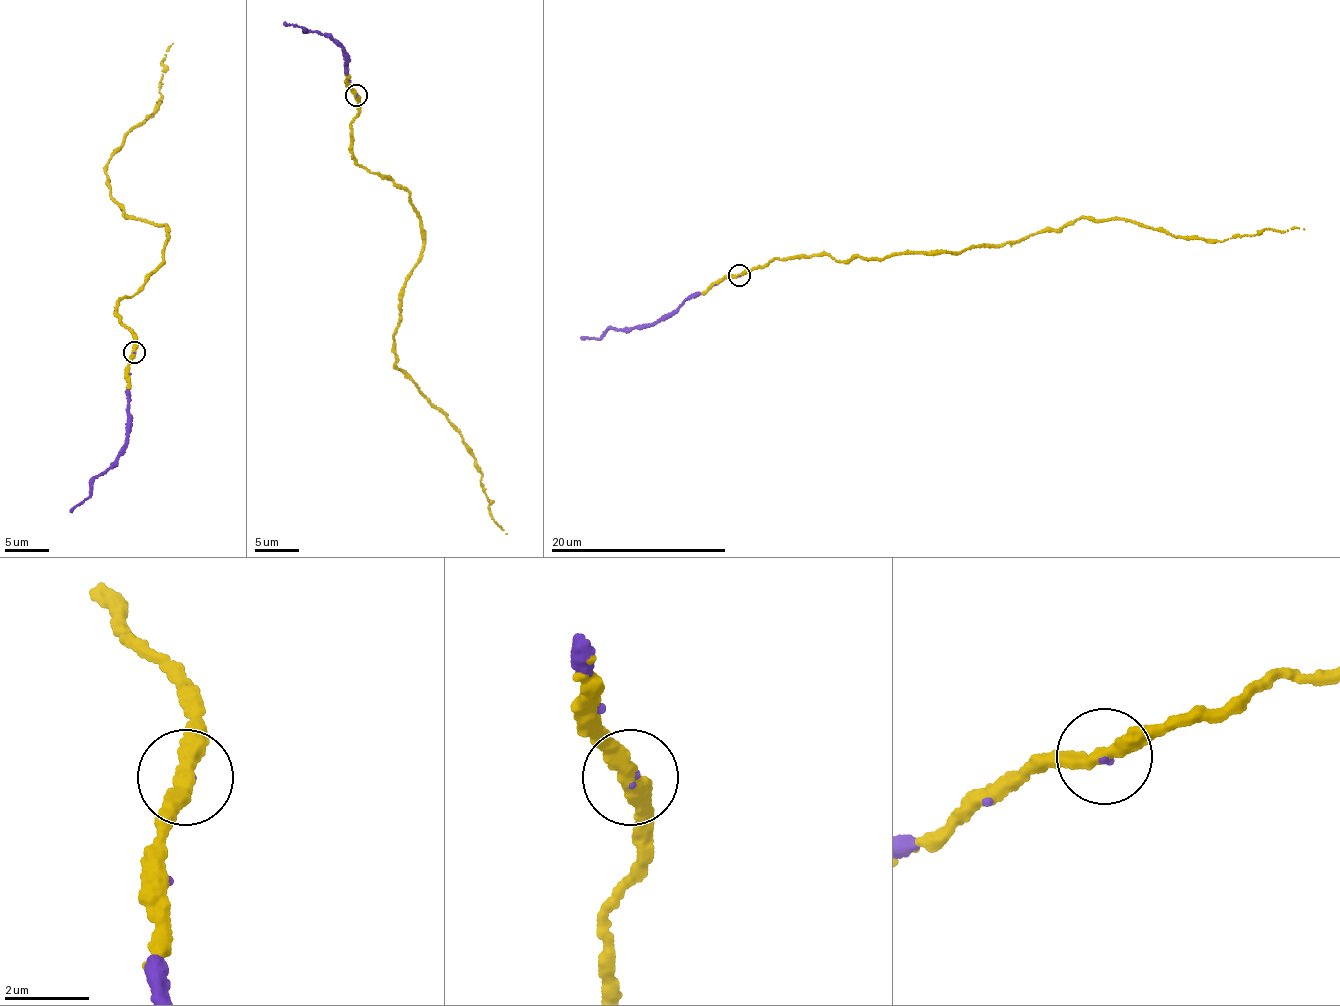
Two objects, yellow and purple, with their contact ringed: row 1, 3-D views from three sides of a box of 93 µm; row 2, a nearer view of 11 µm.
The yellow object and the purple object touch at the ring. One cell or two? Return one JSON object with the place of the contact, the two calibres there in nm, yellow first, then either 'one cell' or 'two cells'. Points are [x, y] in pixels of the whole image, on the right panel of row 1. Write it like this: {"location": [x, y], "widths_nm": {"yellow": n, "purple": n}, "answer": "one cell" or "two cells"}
{"location": [739, 275], "widths_nm": {"yellow": 360, "purple": 90}, "answer": "one cell"}

